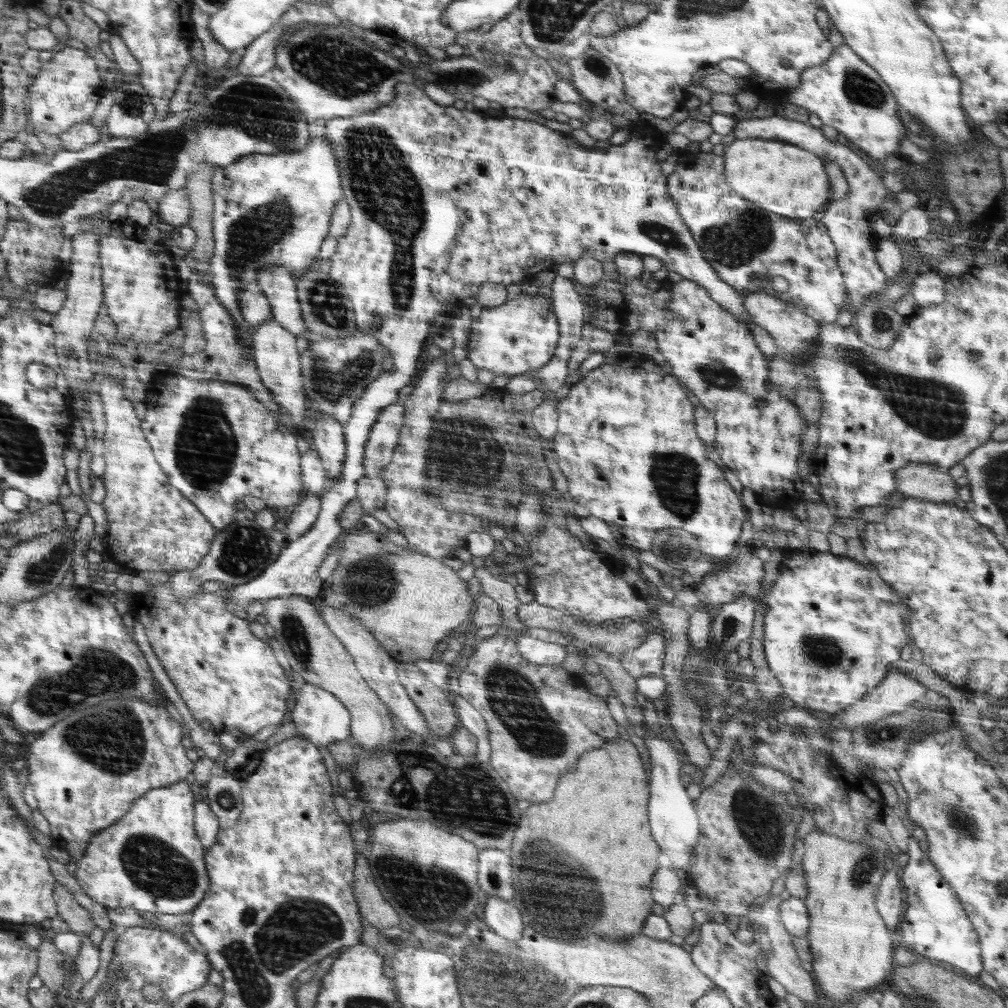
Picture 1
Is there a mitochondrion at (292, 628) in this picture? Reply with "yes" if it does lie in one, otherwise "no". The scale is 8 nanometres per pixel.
yes

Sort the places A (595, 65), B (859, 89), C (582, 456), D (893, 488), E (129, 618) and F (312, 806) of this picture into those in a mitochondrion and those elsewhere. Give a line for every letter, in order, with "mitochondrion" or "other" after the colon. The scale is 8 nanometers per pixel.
A: mitochondrion
B: mitochondrion
C: other
D: other
E: other
F: other

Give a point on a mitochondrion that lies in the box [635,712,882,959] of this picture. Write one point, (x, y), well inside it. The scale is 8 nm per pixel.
(759, 822)

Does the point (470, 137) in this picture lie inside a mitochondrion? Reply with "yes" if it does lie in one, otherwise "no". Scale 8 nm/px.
no

